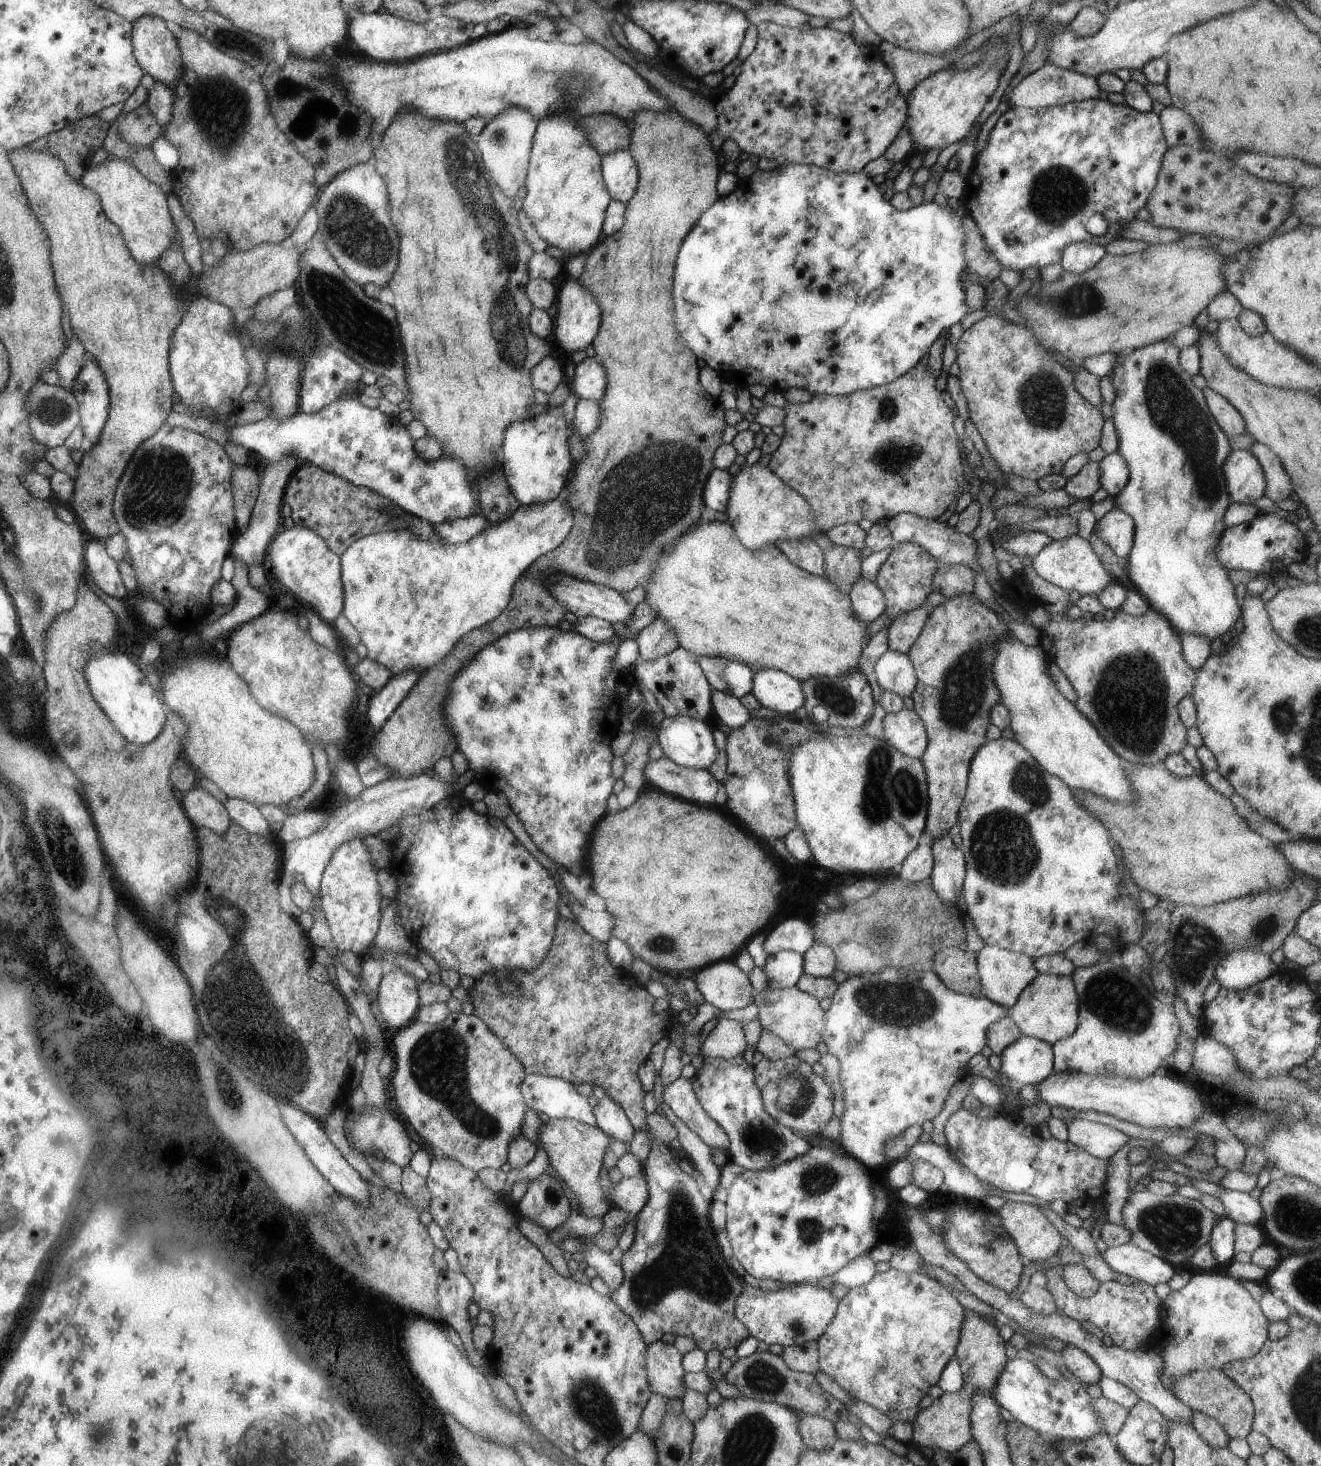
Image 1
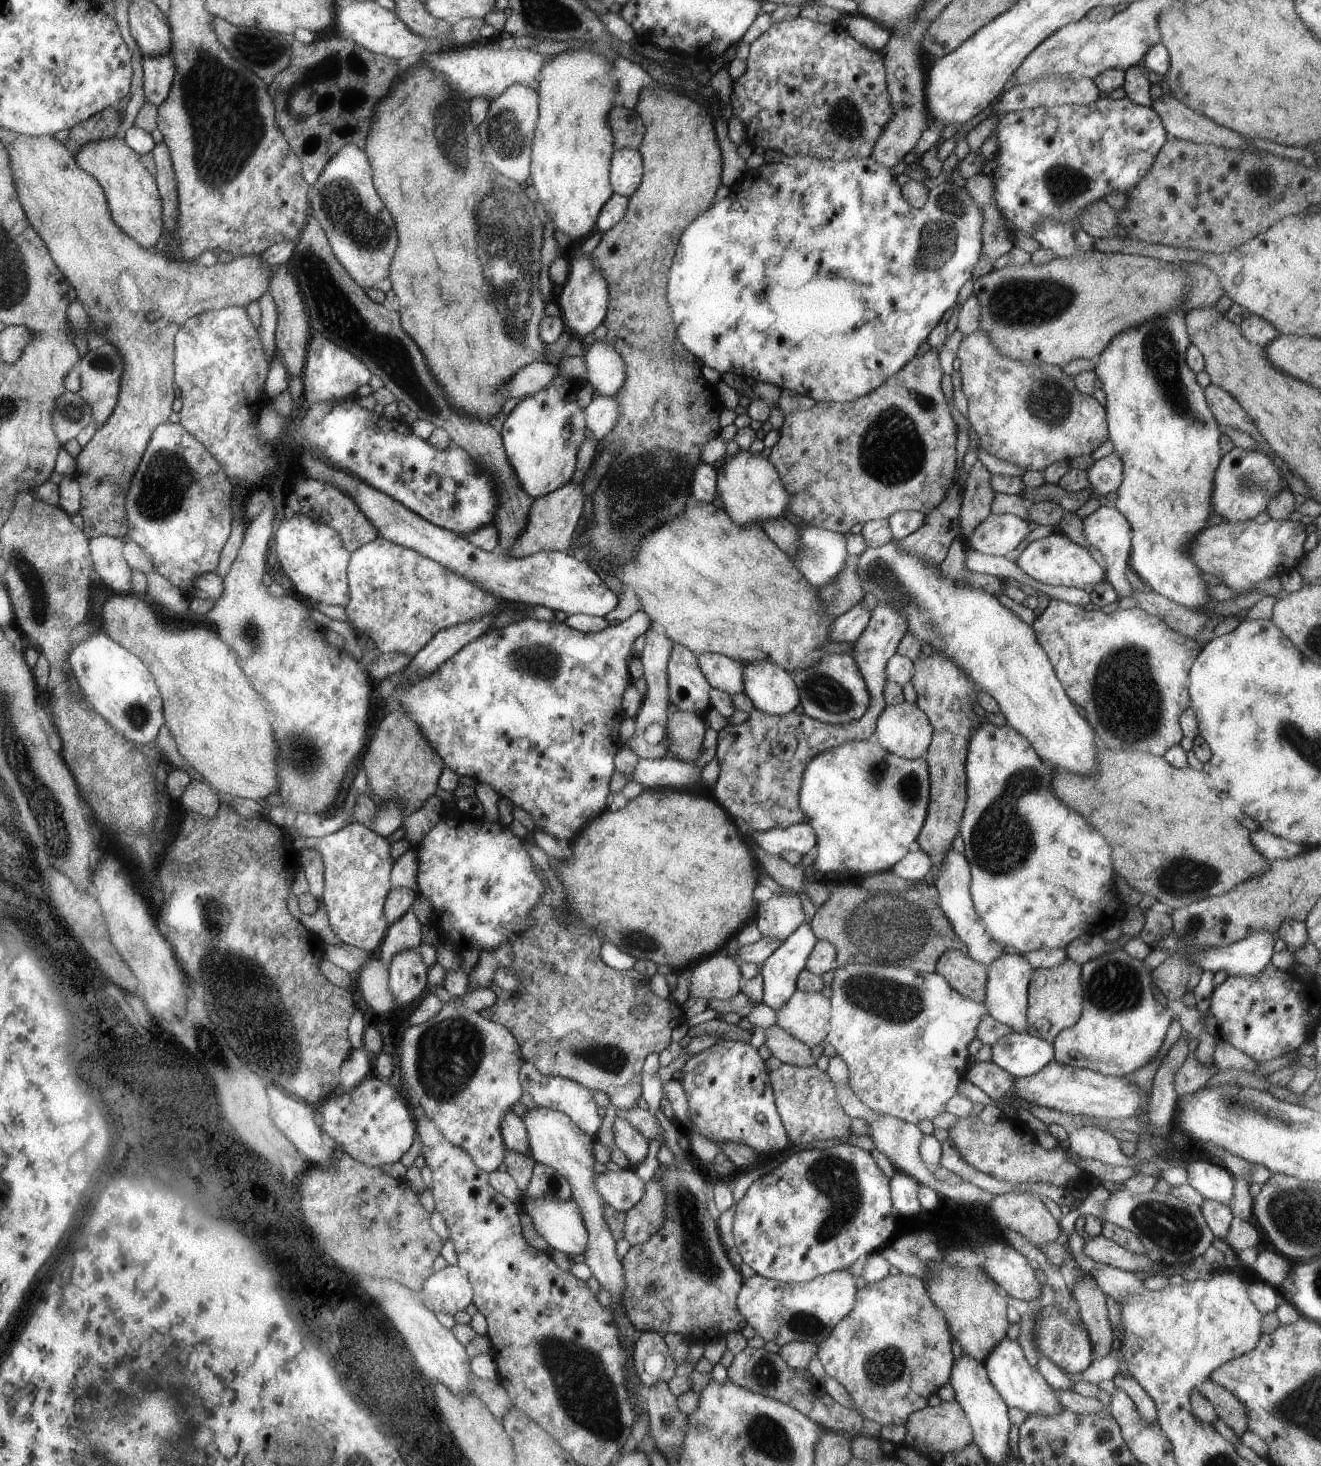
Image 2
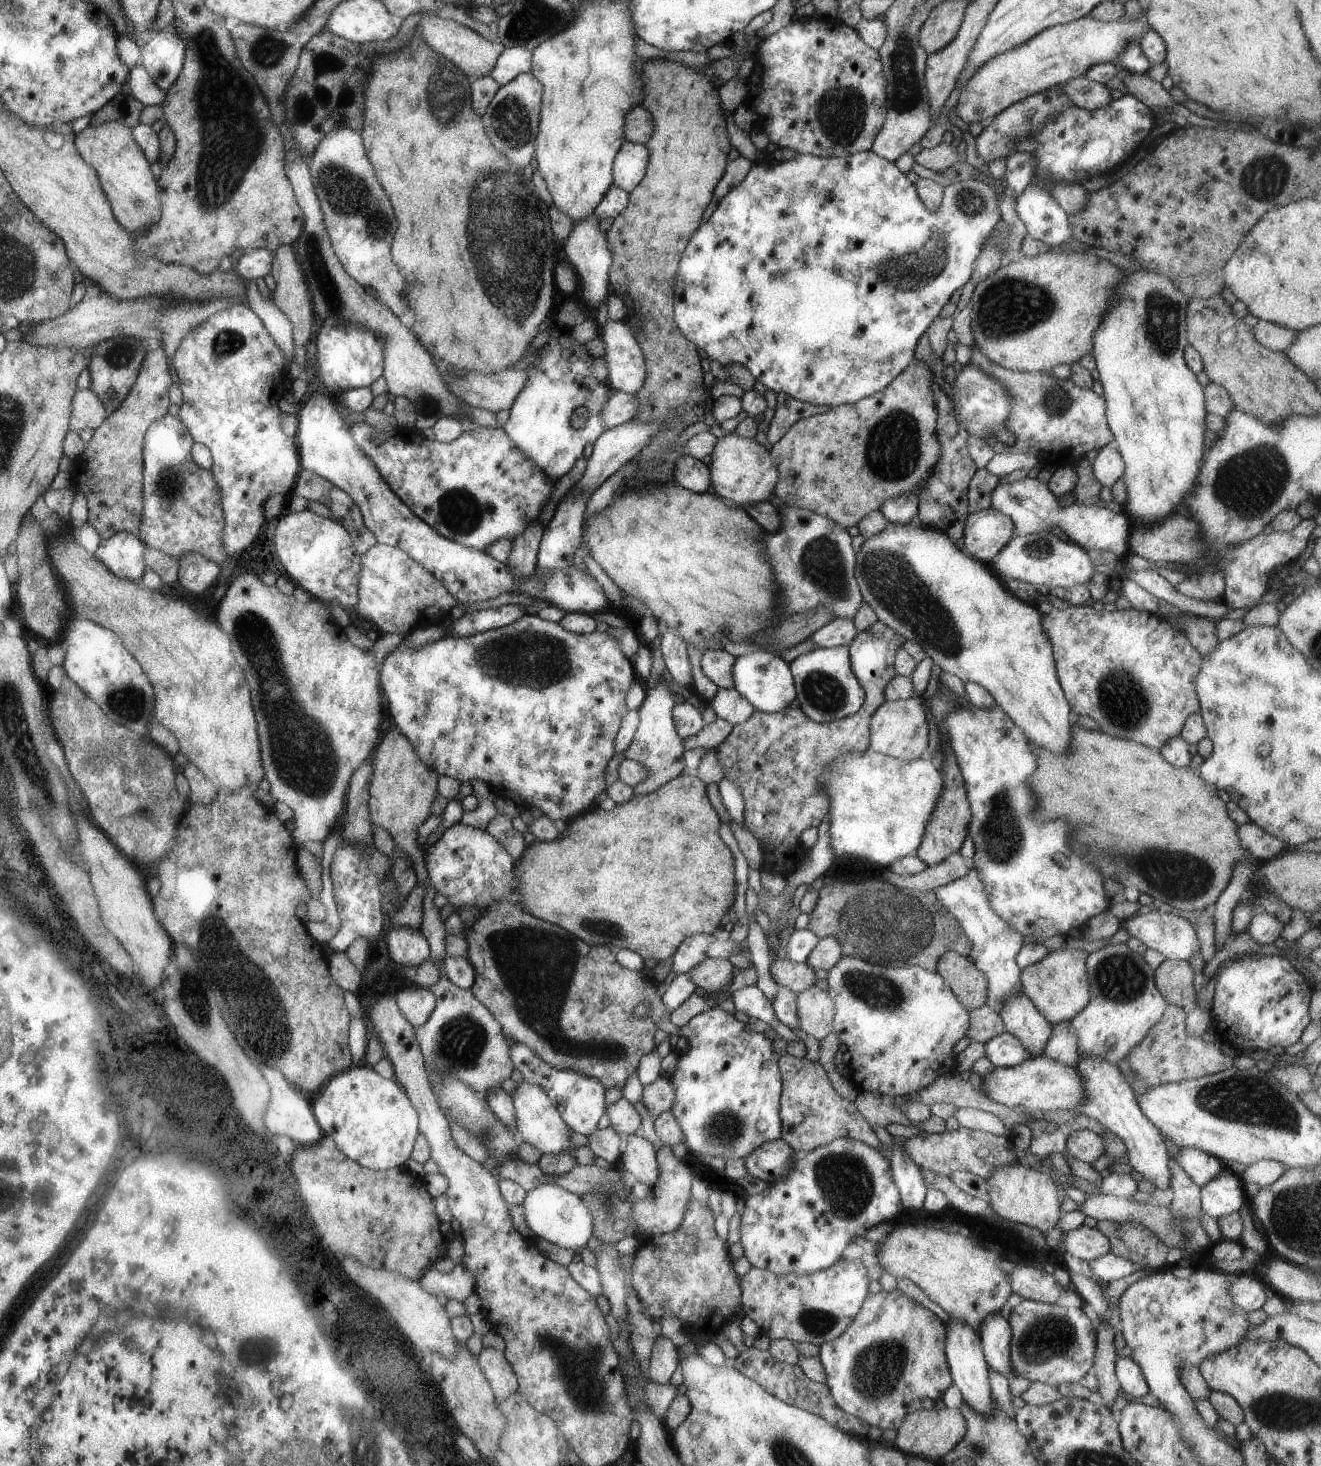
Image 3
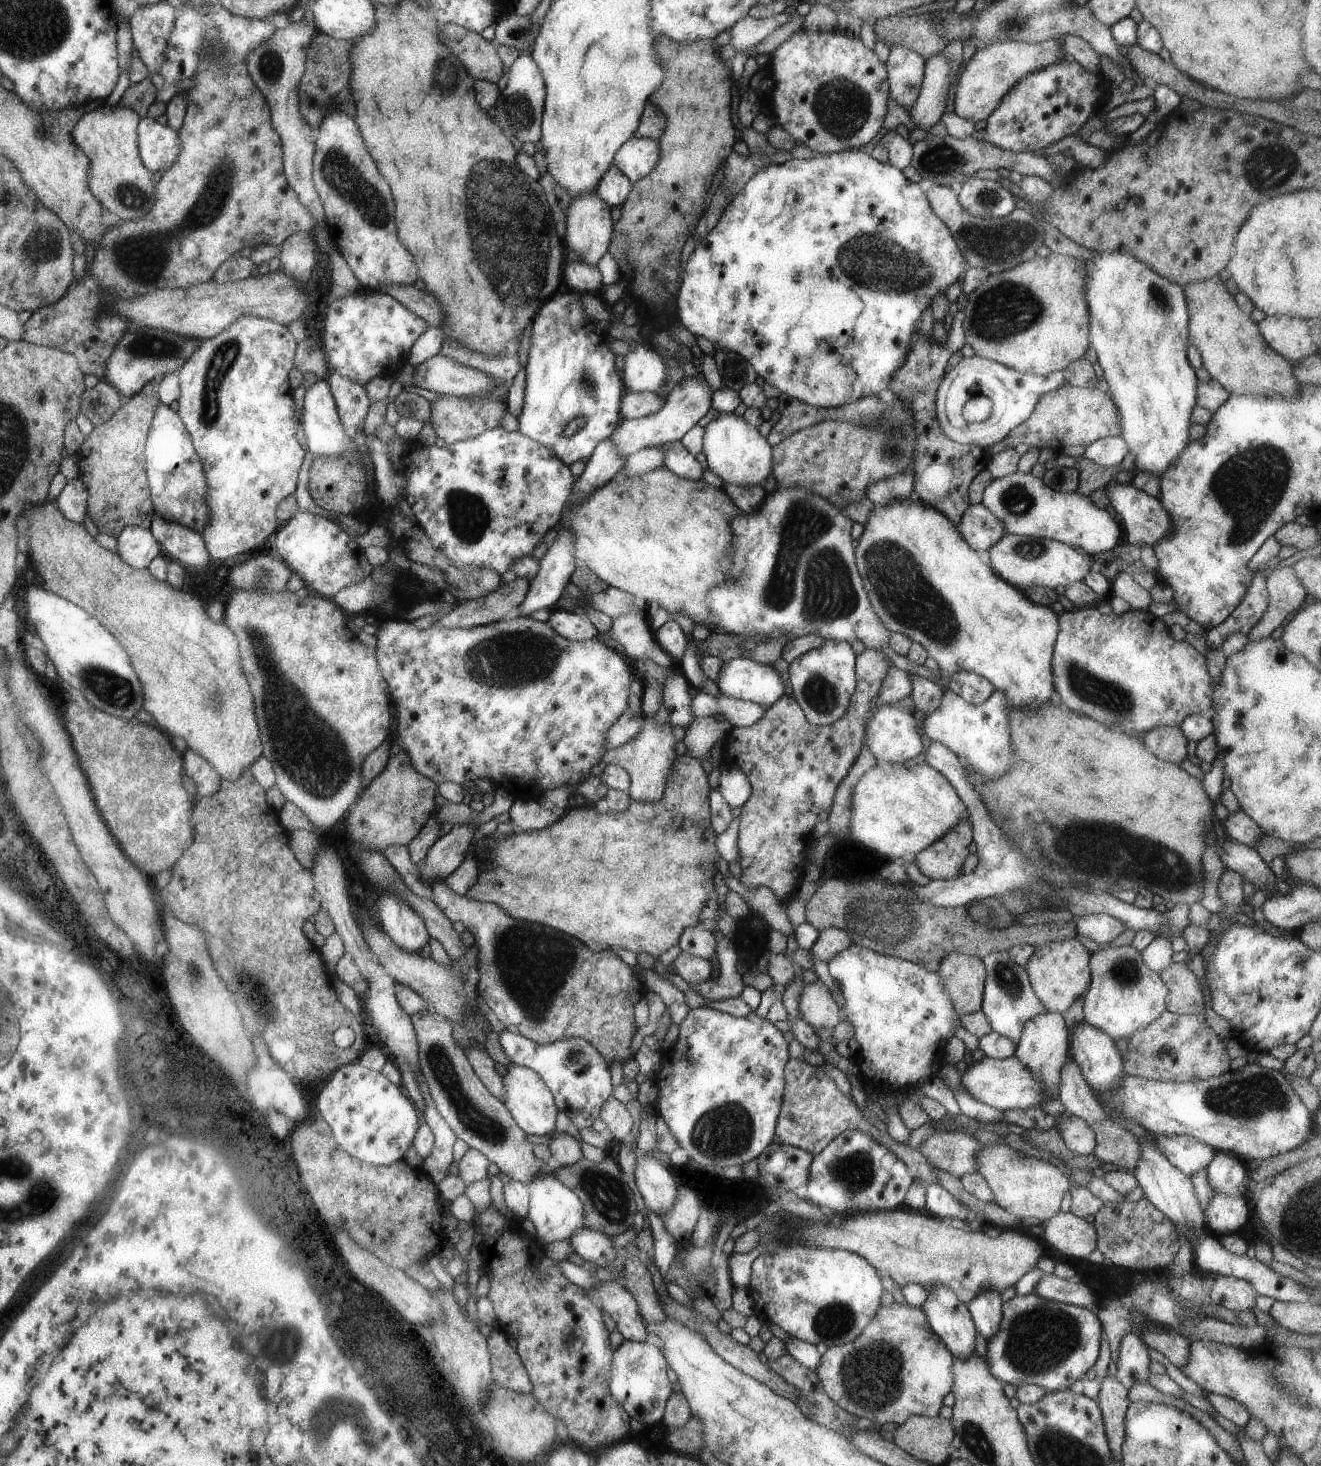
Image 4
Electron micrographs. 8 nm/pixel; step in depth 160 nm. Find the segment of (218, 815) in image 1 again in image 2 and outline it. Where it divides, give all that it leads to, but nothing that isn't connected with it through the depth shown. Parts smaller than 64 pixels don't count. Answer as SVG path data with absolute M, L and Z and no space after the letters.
M192 776L192 780L177 801L186 812L193 812L205 817L216 815L220 806L217 792L197 776Z

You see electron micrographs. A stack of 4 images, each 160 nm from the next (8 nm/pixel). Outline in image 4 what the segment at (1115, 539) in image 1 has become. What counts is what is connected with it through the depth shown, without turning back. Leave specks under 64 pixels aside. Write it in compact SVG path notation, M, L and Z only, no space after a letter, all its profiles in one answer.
M1017 470L1015 473L997 479L993 478L992 482L989 482L984 489L981 503L1004 523L1006 533L1060 541L1074 548L1085 550L1089 556L1102 554L1108 550L1115 551L1116 546L1124 539L1122 525L1112 518L1107 509L1096 506L1096 503L1089 496L1080 491L1060 492L1052 490L1052 487L1046 486L1041 478L1032 475L1031 472L1025 473Z

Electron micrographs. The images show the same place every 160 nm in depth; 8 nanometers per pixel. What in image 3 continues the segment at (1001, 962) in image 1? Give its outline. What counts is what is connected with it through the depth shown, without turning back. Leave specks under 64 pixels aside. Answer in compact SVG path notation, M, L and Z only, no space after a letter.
M1024 992L1007 998L1000 1014L1006 1032L1019 1038L1032 1057L1044 1055L1053 1024L1048 1022Z

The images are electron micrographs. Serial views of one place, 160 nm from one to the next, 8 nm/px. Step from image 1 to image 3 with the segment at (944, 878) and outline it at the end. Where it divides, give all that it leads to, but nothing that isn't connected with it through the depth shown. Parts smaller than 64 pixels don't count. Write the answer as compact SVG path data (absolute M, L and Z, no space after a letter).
M974 867L966 876L934 890L934 894L950 914L958 920L961 932L964 932L972 943L971 953L968 957L978 967L978 970L986 975L986 1005L1000 1013L1004 1001L1019 995L1022 991L1022 971L1015 958L1026 941L1011 924L1008 924L1008 921L1005 921L991 907L988 891L985 889L979 872Z

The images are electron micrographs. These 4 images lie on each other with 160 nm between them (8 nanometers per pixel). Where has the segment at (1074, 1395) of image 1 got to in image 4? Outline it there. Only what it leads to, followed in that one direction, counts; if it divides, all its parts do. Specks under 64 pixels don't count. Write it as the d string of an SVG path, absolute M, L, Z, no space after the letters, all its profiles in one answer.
M997 1290L982 1291L967 1304L976 1330L987 1341L1000 1328L1003 1317L1003 1302Z

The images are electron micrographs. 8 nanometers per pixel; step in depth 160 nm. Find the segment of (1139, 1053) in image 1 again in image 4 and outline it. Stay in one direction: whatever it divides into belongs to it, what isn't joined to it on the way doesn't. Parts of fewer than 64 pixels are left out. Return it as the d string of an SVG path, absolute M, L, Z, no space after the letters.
M1132 945L1121 947L1108 947L1091 953L1089 960L1091 968L1091 981L1088 990L1083 996L1084 1018L1092 1026L1102 1029L1109 1037L1130 1038L1139 1028L1148 1026L1160 1014L1166 1011L1167 1001L1171 999L1168 987L1164 984L1160 973L1150 970L1141 957L1141 951Z

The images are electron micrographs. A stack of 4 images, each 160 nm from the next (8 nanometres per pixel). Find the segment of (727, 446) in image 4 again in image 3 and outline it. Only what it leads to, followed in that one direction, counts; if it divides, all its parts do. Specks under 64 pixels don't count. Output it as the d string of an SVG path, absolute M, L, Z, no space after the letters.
M736 432L726 433L724 436L717 438L716 446L709 458L711 490L727 500L729 505L744 508L746 505L768 501L770 495L774 493L774 486L776 486L779 479L778 469L770 456L770 449L766 444L758 443L755 438L746 438Z

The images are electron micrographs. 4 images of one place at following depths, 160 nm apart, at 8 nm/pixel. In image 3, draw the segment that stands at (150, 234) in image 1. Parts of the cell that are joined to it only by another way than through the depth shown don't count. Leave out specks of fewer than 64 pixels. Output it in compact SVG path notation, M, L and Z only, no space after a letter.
M120 121L88 125L75 135L75 145L82 158L95 167L115 217L130 234L159 221L163 212L162 200L158 200L159 184L152 176L149 159L132 137L132 128Z

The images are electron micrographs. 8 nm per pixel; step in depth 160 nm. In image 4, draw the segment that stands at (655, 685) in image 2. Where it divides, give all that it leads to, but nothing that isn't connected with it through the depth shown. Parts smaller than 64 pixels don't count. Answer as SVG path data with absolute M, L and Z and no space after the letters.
M652 717L643 718L643 728L639 736L620 749L608 749L601 758L607 765L616 765L627 770L631 783L627 793L633 801L656 802L662 798L669 784L671 770L675 761L674 744L677 743L676 733L670 725L656 726Z

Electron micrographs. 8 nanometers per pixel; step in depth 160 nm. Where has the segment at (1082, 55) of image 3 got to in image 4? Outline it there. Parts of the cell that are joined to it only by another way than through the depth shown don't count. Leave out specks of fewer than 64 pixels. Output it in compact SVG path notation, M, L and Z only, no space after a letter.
M1051 38L1040 44L1028 44L1020 41L998 41L978 48L970 61L964 66L960 81L954 90L954 111L966 120L986 120L1000 104L1001 98L1024 75L1042 67L1068 58L1061 48L1061 41Z

